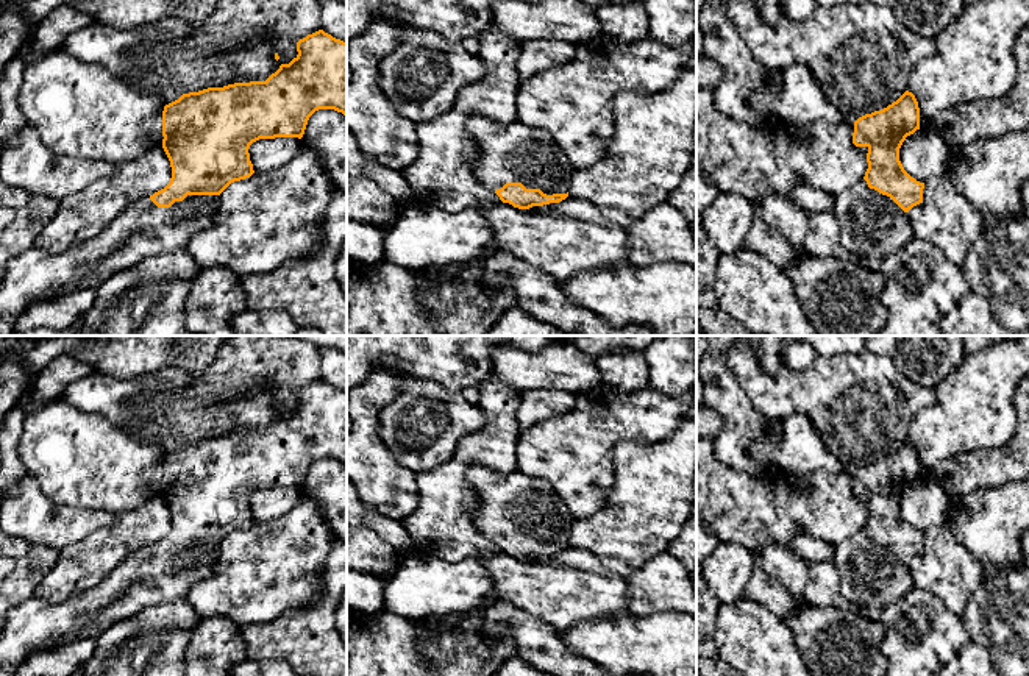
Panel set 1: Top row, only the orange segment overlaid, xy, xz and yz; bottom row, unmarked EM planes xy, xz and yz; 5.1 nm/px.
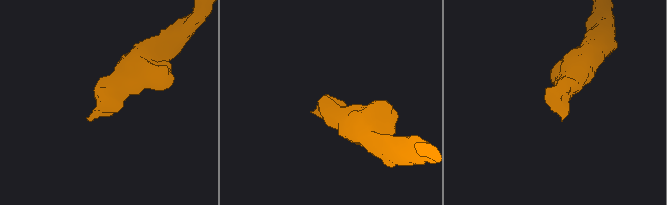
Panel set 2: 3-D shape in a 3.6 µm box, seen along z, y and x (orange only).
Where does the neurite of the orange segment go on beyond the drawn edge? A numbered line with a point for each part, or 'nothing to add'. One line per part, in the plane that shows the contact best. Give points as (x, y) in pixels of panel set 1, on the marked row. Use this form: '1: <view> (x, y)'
1: xz (512, 152)

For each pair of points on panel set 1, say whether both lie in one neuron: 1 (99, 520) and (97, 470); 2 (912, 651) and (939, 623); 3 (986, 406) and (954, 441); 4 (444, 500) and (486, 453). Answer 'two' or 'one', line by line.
1: two
2: one
3: one
4: one

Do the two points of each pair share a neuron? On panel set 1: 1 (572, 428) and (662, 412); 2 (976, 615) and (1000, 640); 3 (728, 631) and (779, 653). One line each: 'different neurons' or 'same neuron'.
1: same neuron
2: same neuron
3: same neuron

